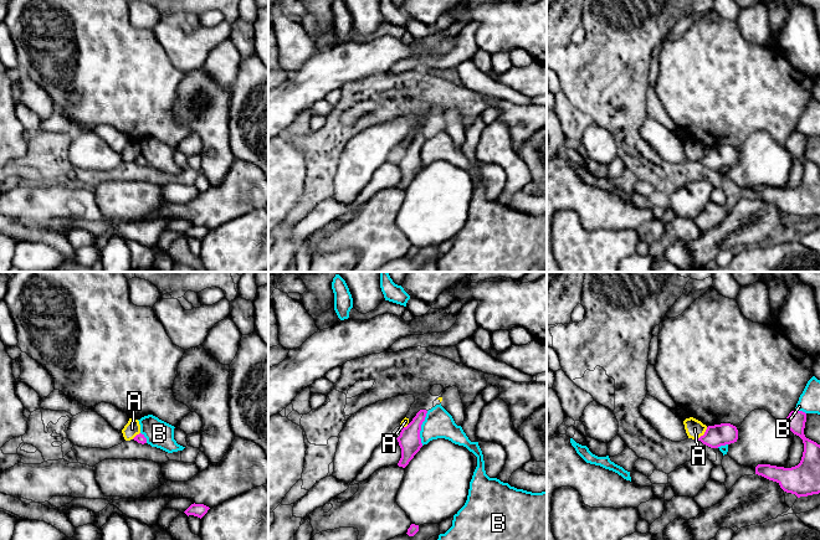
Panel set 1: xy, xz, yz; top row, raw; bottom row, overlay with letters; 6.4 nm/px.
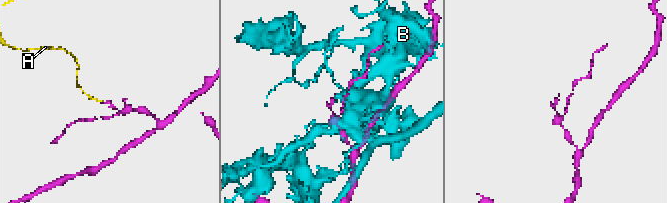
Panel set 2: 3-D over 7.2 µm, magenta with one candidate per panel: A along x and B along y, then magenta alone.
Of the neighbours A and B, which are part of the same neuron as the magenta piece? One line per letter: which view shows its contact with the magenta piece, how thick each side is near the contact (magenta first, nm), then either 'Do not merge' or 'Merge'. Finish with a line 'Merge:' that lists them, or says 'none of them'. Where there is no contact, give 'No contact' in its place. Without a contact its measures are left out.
A: Touches magenta in yz. Thickness 140 nm (magenta) against 120 nm. Do not merge
B: Touches magenta in xz. Thickness 140 nm (magenta) against 190 nm. Do not merge
Merge: none of them

